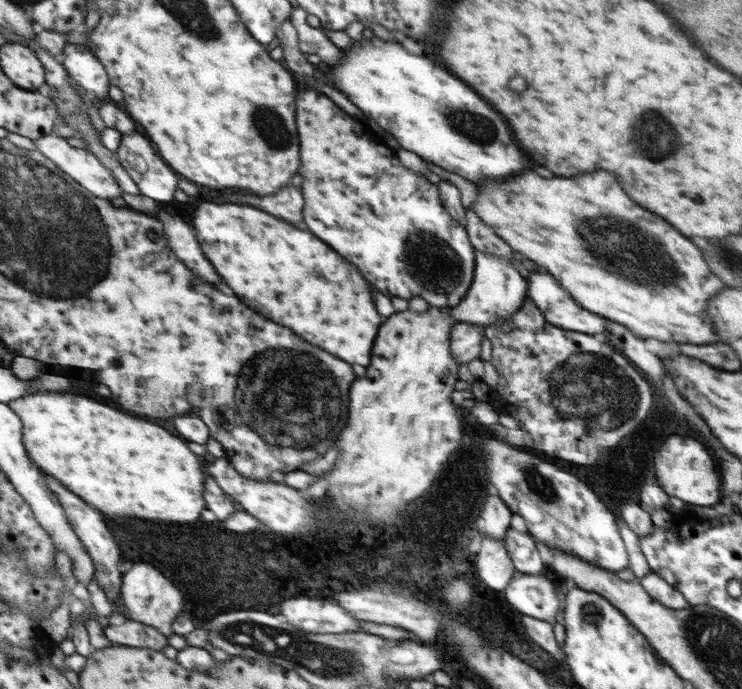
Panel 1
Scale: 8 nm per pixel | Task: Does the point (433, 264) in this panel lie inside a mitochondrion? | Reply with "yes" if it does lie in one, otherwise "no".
yes

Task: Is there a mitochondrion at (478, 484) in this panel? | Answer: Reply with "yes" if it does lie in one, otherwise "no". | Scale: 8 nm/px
no

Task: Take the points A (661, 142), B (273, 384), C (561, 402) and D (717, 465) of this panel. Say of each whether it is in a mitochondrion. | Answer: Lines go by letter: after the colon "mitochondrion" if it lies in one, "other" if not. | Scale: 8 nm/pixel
A: mitochondrion
B: mitochondrion
C: mitochondrion
D: other

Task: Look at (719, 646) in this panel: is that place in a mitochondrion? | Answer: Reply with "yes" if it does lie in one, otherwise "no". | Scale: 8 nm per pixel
yes

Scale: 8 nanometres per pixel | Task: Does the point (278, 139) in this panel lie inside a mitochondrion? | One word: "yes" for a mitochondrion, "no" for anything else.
yes

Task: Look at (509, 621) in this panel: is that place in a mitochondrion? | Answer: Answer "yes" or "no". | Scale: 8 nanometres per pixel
no

